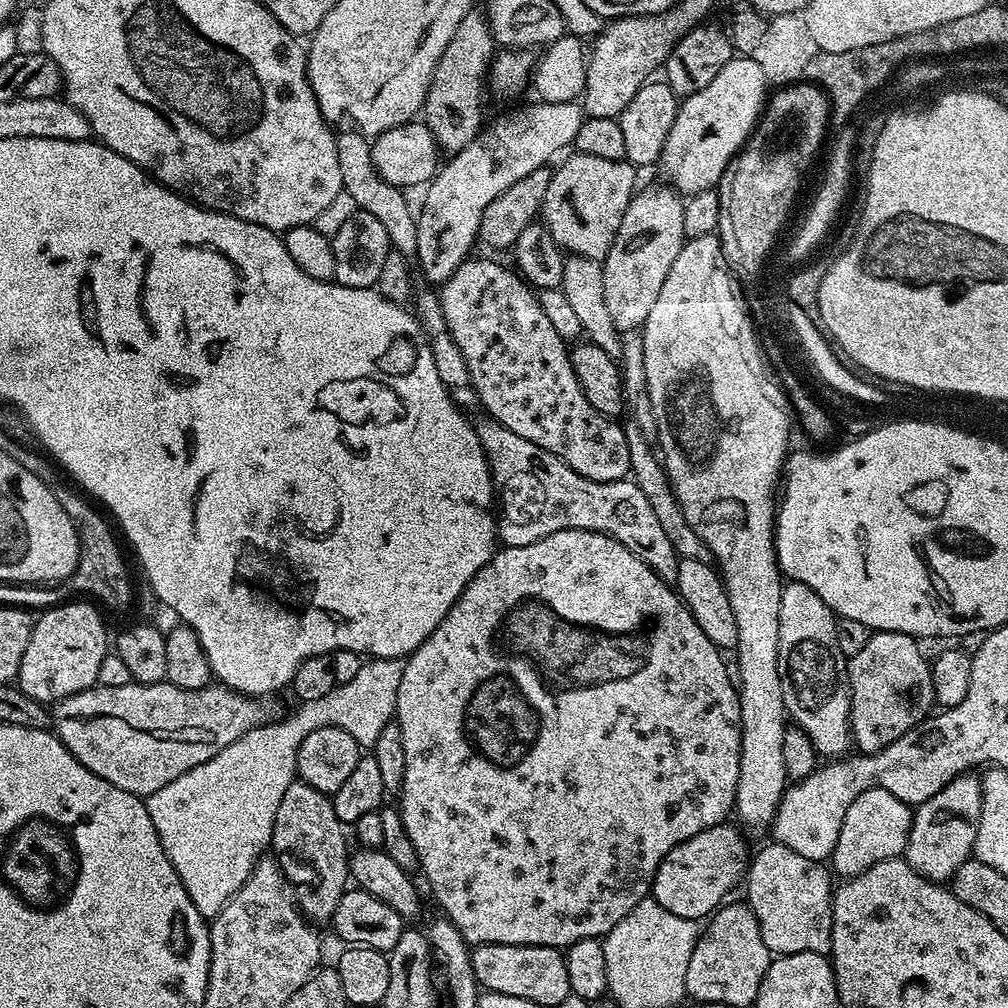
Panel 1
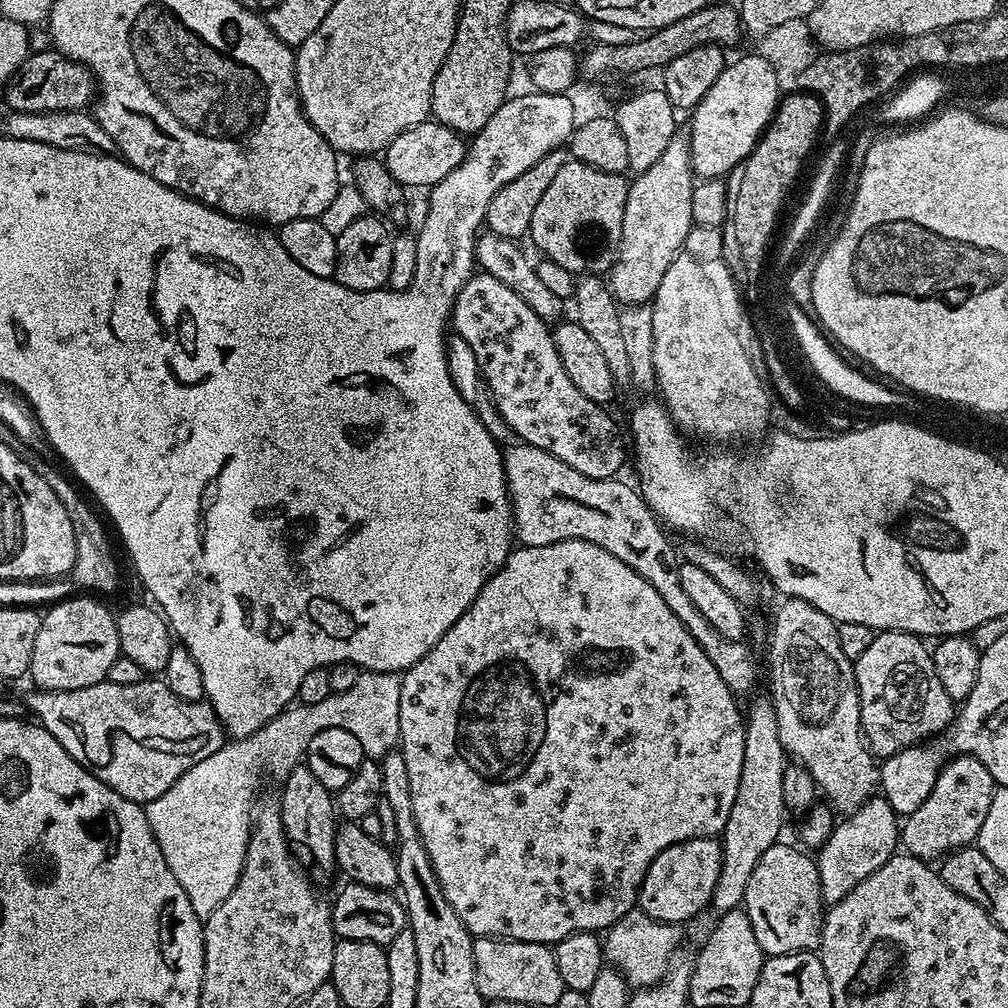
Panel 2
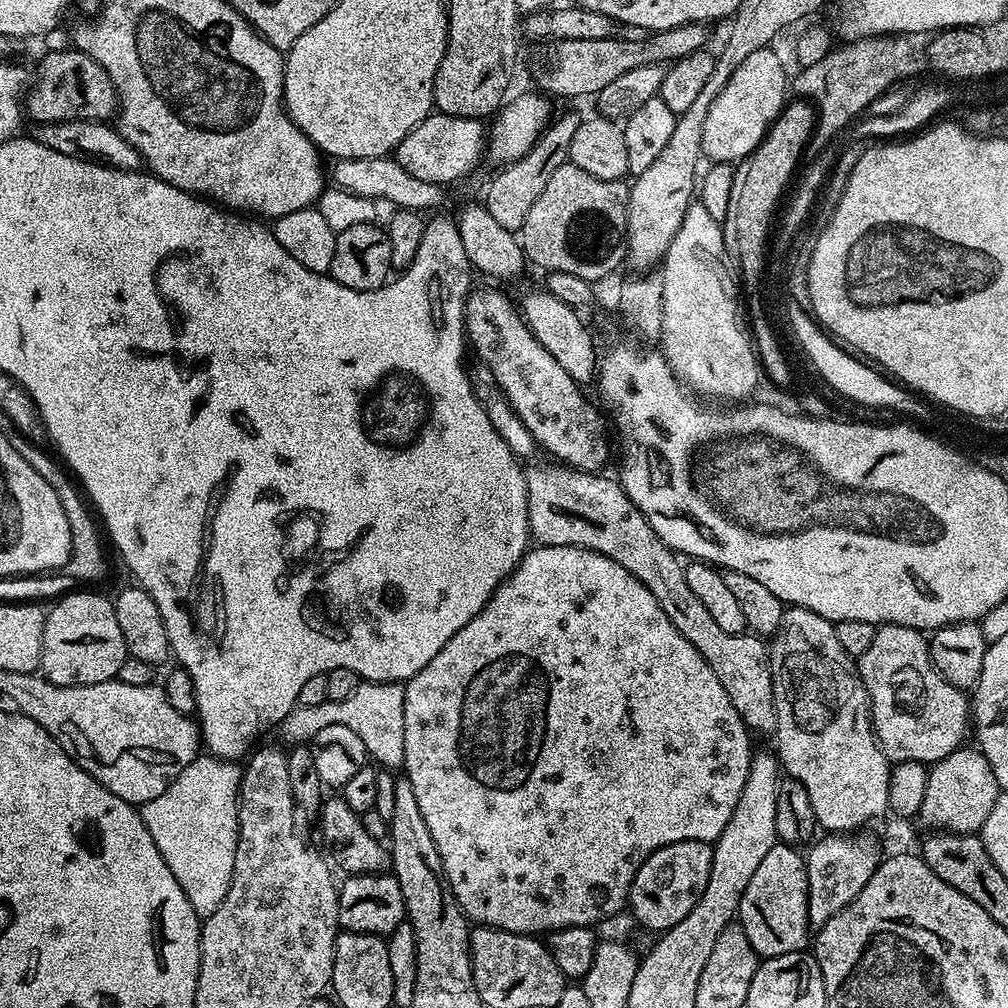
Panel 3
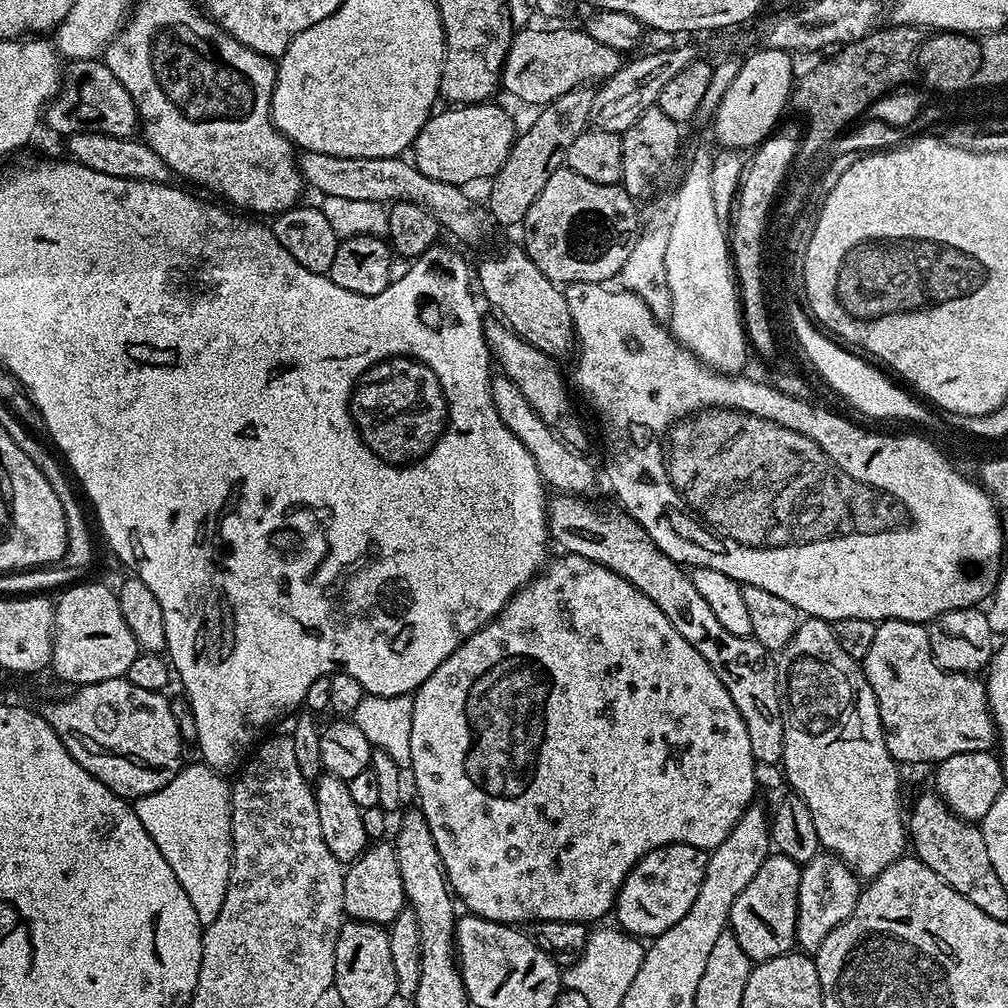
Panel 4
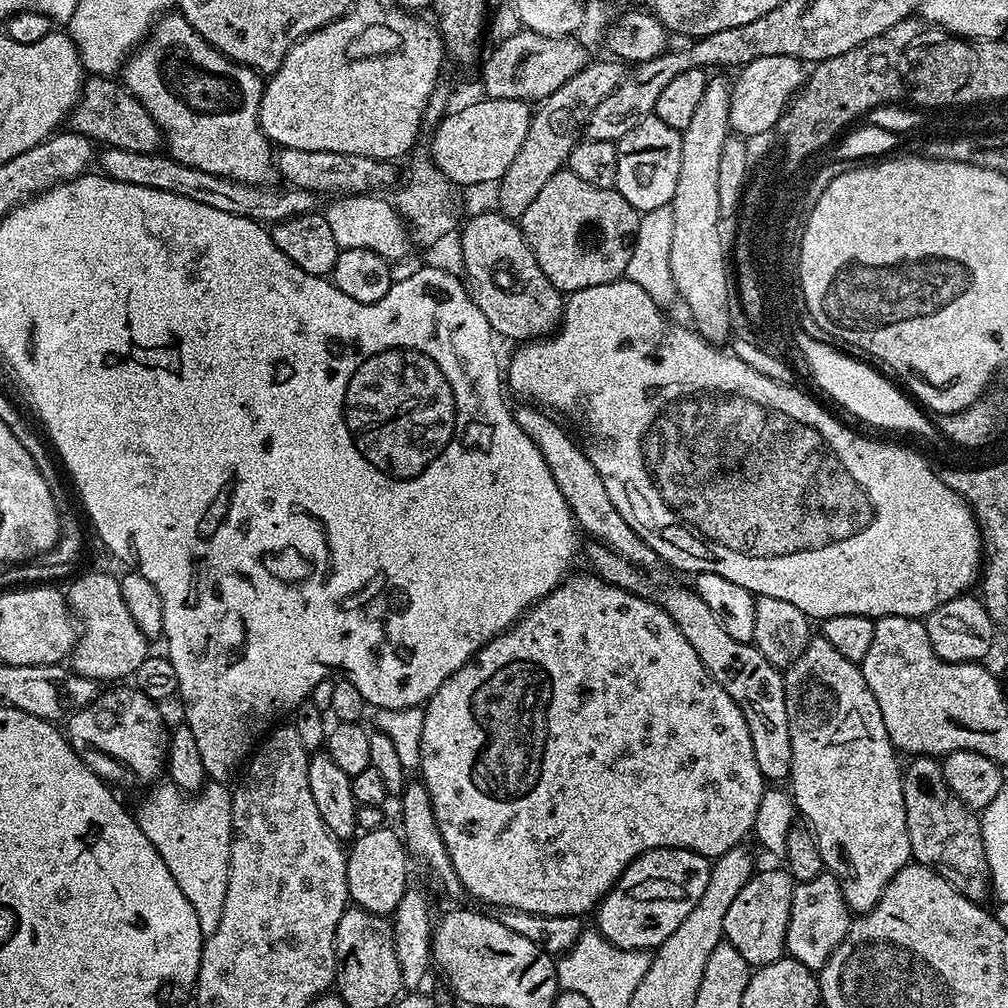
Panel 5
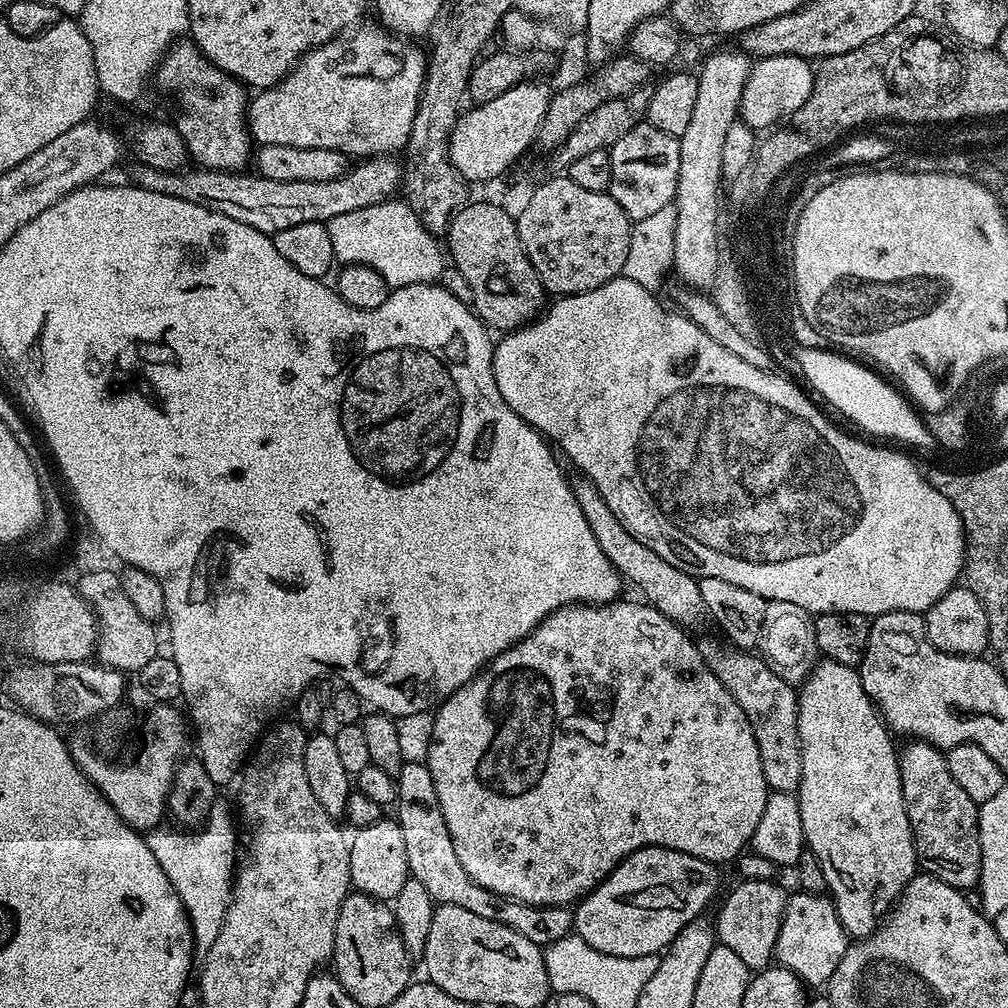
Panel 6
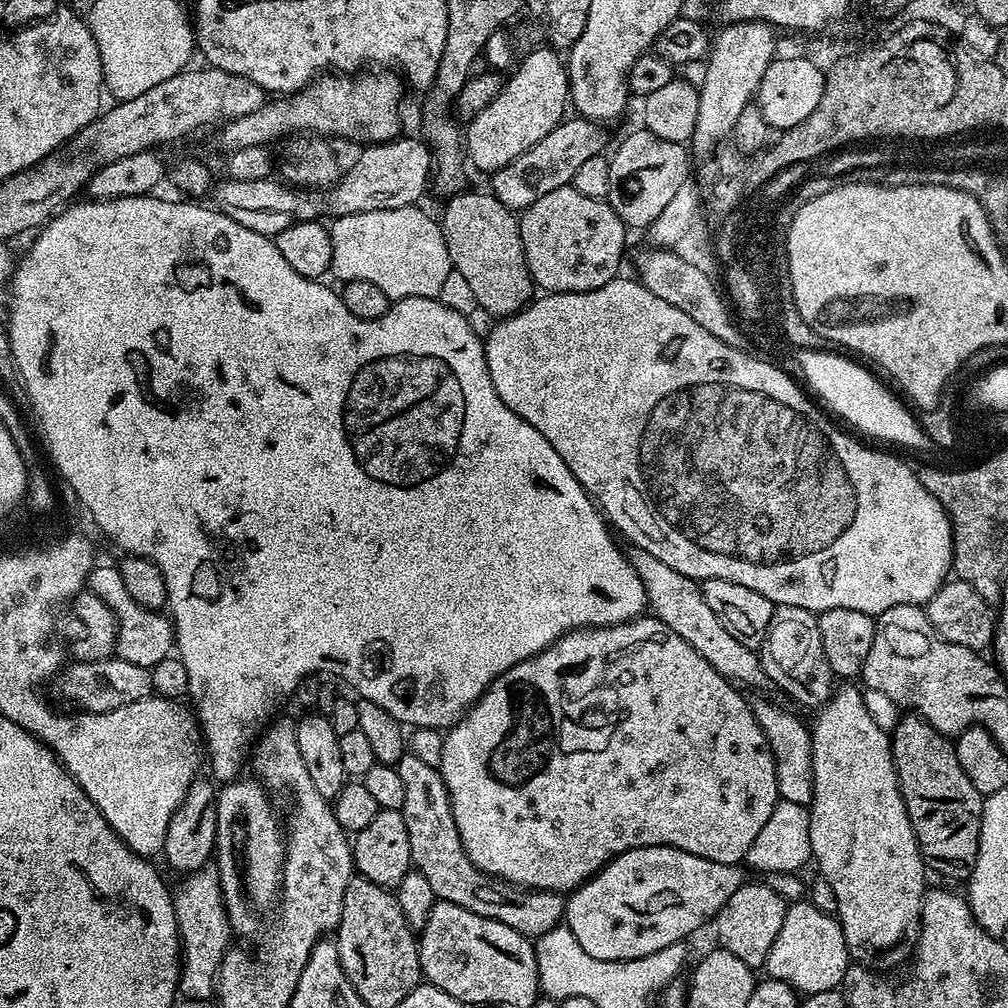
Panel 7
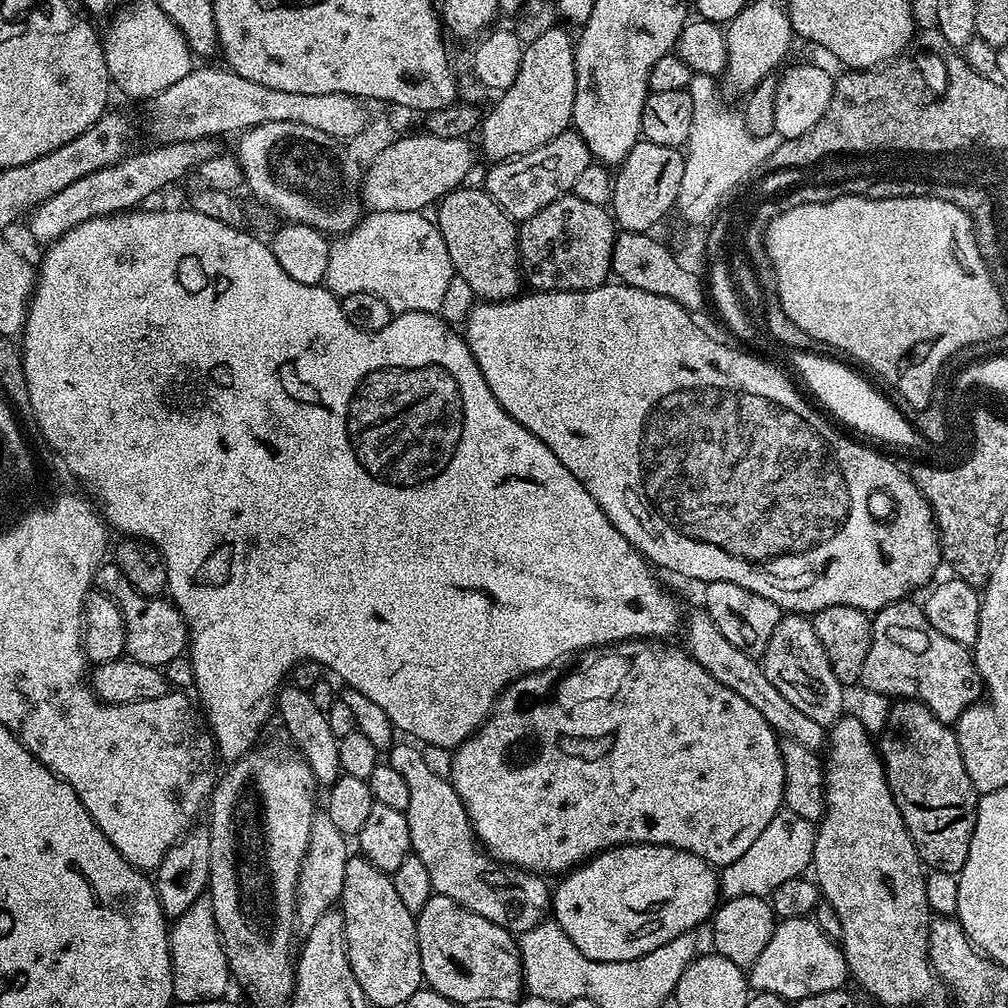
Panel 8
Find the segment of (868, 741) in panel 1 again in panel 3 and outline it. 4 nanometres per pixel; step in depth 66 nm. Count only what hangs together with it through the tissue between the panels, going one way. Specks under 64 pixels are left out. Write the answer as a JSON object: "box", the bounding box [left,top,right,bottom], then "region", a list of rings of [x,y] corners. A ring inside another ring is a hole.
{"box":[858,625,970,766],"region":[[[879,625],[873,644],[858,658],[858,667],[872,709],[872,730],[893,765],[918,760],[931,766],[965,743],[964,735],[970,732],[969,697],[965,689],[946,682],[932,665],[928,640],[921,629]]]}

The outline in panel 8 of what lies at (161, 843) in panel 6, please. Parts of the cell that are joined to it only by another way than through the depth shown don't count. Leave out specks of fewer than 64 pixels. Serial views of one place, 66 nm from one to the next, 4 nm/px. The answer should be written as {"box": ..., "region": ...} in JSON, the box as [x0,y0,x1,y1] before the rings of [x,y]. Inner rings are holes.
{"box":[168,900,229,1004],"region":[[[195,900],[181,916],[175,917],[168,937],[168,949],[172,955],[172,994],[176,1004],[222,1000],[229,995],[228,959],[214,922],[211,900]]]}

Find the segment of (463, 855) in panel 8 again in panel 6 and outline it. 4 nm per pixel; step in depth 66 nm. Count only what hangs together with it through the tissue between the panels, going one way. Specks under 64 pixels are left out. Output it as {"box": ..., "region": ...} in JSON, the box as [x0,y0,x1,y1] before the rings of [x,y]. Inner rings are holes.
{"box":[394,762,574,946],"region":[[[405,762],[395,778],[394,816],[402,826],[402,839],[406,841],[408,871],[411,879],[426,886],[430,898],[435,900],[437,905],[462,906],[462,910],[470,910],[470,914],[478,914],[478,918],[490,918],[490,922],[505,924],[510,930],[522,934],[522,938],[530,938],[530,942],[541,946],[558,942],[558,938],[573,935],[574,912],[571,907],[559,904],[539,908],[537,904],[505,900],[504,897],[478,886],[466,874],[466,870],[462,870],[462,862],[458,862],[458,854],[454,854],[454,842],[450,842],[450,830],[446,830],[446,822],[438,806],[434,778],[430,778],[427,763]]]}

